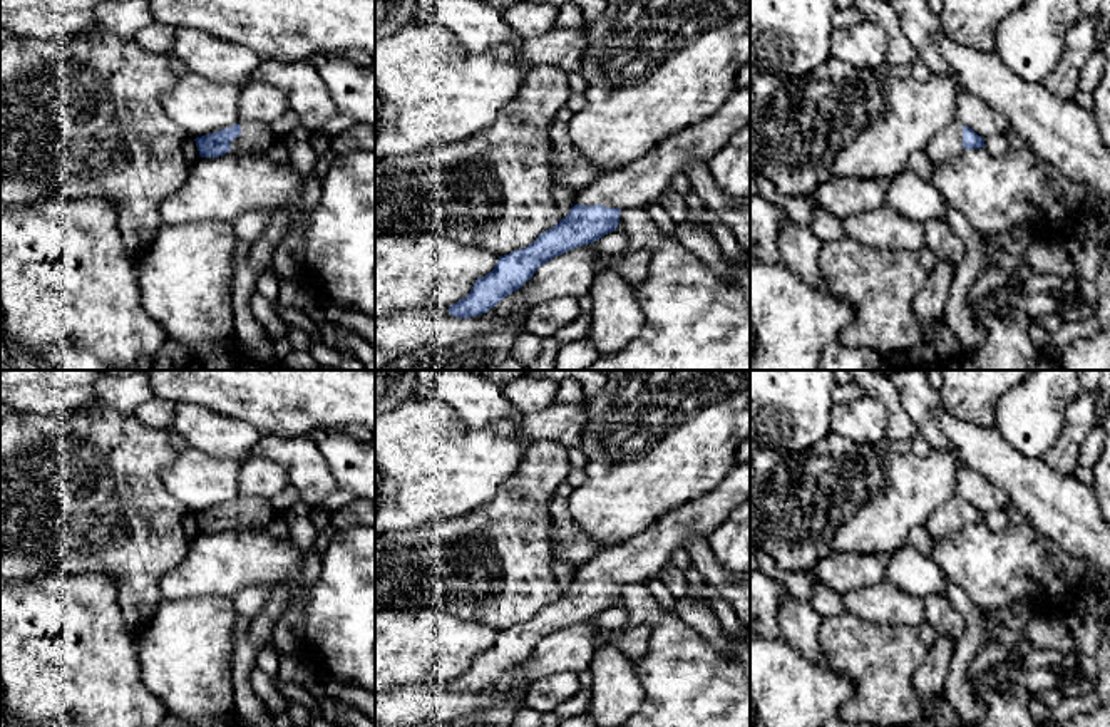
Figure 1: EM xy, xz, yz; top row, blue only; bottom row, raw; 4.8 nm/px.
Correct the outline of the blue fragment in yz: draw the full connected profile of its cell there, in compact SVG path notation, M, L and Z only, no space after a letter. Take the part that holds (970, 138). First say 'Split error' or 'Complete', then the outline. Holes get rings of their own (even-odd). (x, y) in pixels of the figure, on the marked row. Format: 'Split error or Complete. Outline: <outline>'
Split error. Outline: M959 121L941 129L924 147L926 154L936 162L954 161L966 149L984 147L984 139Z

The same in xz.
Split error. Outline: M735 89L712 116L663 139L623 169L598 176L576 196L576 204L566 218L526 248L499 256L494 270L477 278L470 293L450 305L449 313L459 318L482 315L519 290L554 256L616 231L624 209L643 209L660 199L688 161L710 162L747 124L750 89Z

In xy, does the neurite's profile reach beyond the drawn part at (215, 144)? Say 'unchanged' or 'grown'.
grown

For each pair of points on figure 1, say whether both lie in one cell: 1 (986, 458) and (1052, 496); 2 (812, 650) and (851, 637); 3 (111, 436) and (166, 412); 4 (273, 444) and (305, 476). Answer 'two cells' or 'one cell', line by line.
1: one cell
2: two cells
3: two cells
4: one cell

